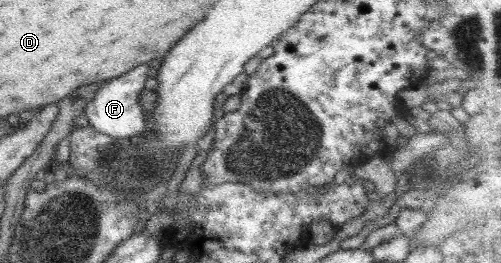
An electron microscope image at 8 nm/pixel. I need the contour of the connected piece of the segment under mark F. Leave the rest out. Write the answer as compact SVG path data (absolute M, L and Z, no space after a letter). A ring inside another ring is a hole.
M139 64L127 73L100 84L93 99L82 110L87 126L112 139L125 139L143 133L146 128L146 118L142 107L138 104L138 93L147 79L147 69L149 69L148 64Z

